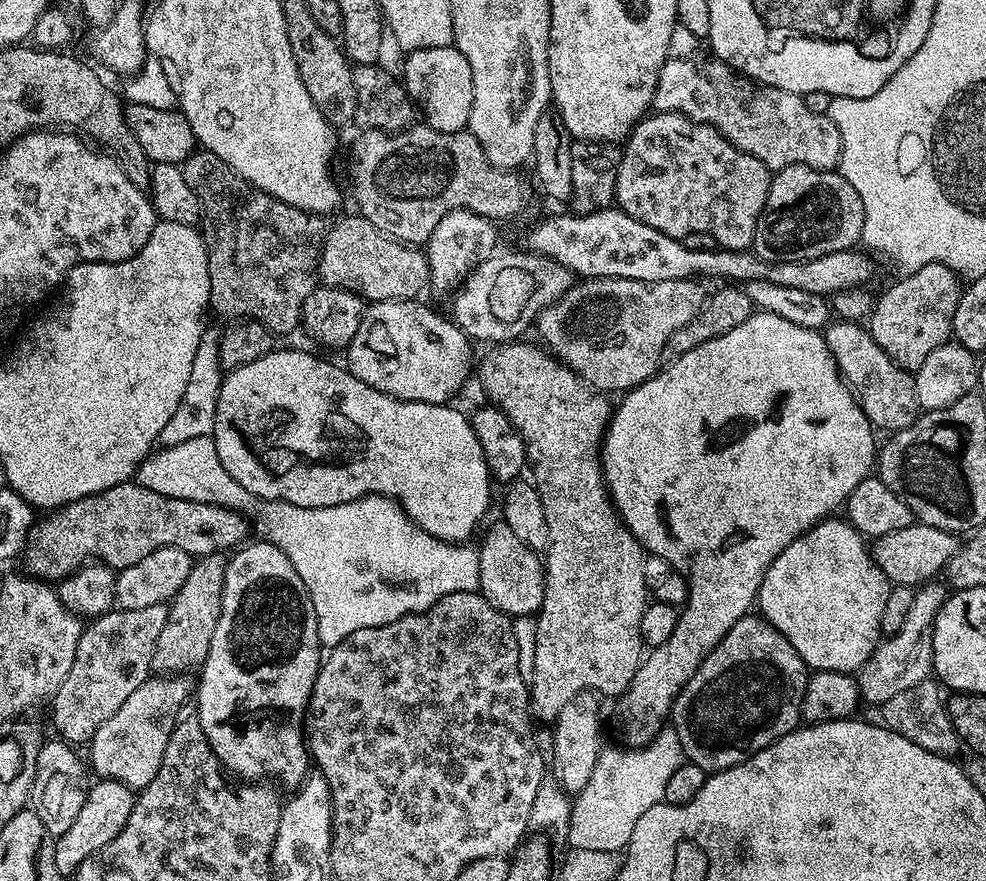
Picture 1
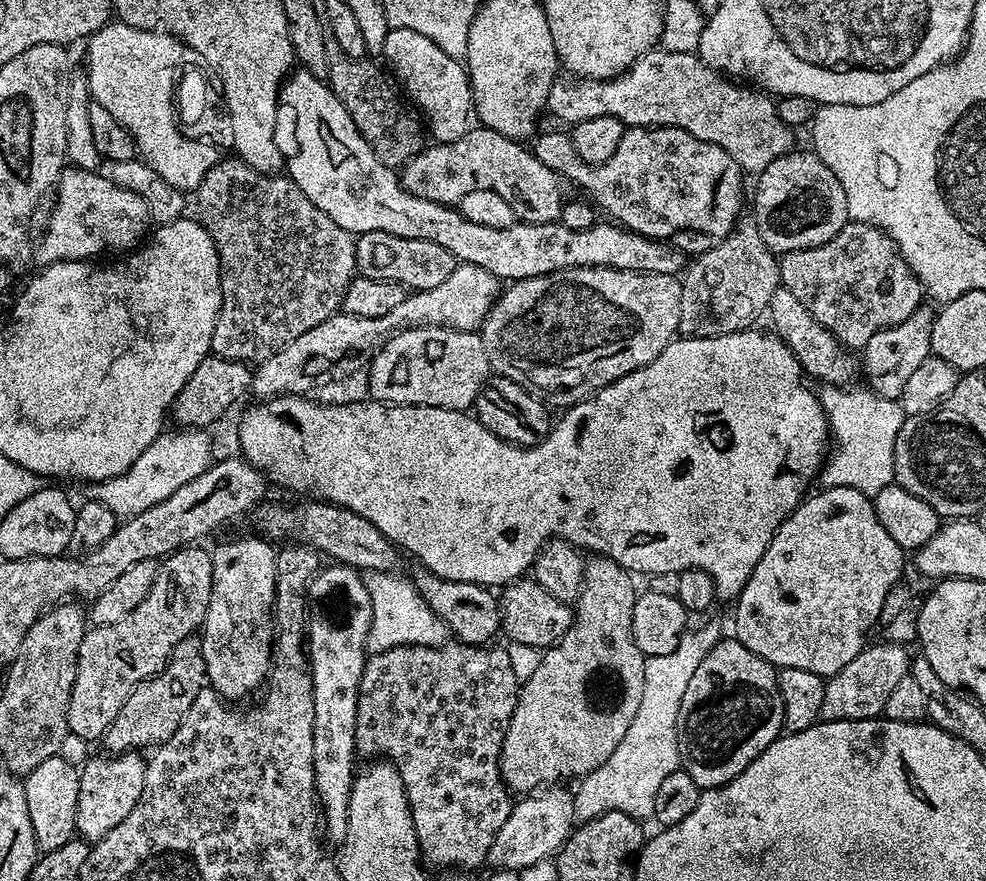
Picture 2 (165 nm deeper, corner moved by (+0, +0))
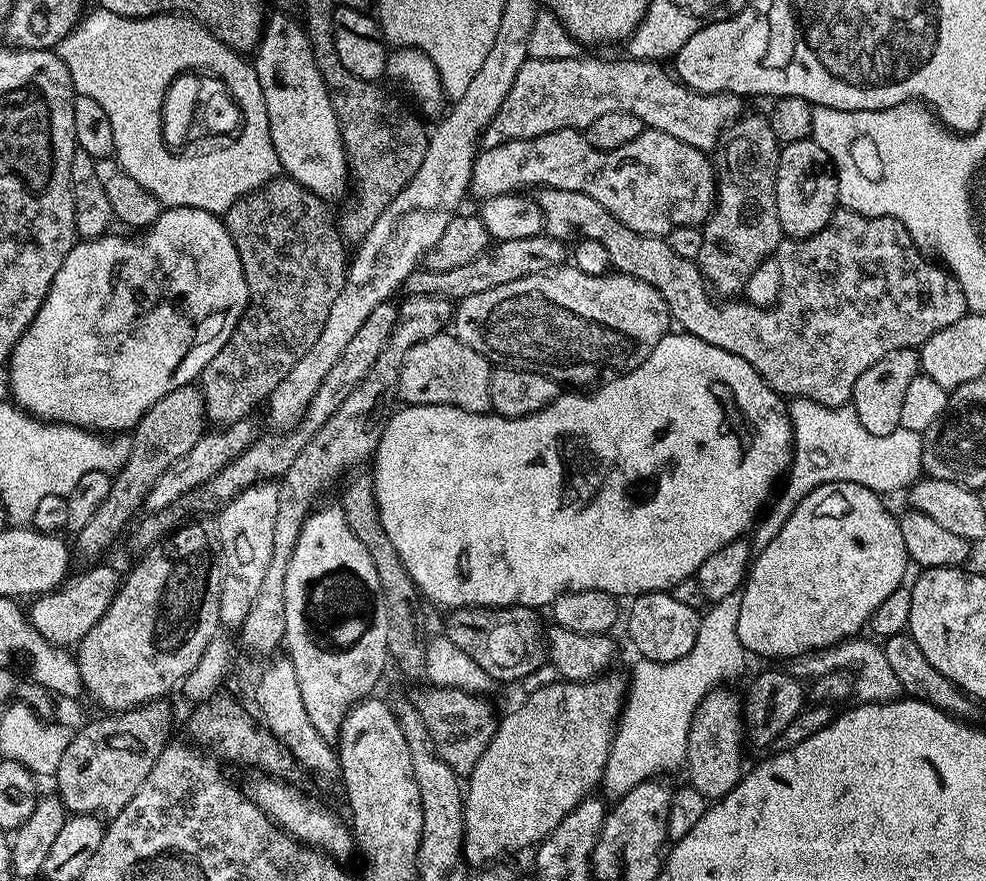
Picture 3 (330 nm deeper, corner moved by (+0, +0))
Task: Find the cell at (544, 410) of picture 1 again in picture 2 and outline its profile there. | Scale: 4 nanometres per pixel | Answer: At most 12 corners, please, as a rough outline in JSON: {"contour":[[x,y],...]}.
{"contour":[[596,554],[520,685],[500,773],[586,777],[642,702],[633,573]]}

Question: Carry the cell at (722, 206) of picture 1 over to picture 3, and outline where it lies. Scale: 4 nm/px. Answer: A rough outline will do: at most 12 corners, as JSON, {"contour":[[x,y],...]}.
{"contour":[[653,128],[583,131],[484,148],[470,192],[590,194],[661,238],[716,206],[709,153]]}

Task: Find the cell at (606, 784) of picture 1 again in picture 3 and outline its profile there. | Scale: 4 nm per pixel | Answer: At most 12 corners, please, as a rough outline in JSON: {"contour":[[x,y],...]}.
{"contour":[[740,592],[701,615],[694,650],[637,659],[605,797],[685,763],[702,698],[744,668]]}

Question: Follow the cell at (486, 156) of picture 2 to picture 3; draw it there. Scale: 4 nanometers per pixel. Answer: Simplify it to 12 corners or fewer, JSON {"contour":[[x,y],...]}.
{"contour":[[590,194],[544,232],[602,242],[673,321],[785,398],[845,407],[894,350],[970,311],[893,216],[781,239],[772,307]]}

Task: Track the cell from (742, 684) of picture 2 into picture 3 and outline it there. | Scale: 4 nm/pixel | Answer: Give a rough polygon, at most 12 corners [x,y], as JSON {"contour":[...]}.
{"contour":[[714,688],[686,742],[687,783],[710,802],[742,775],[742,696]]}

